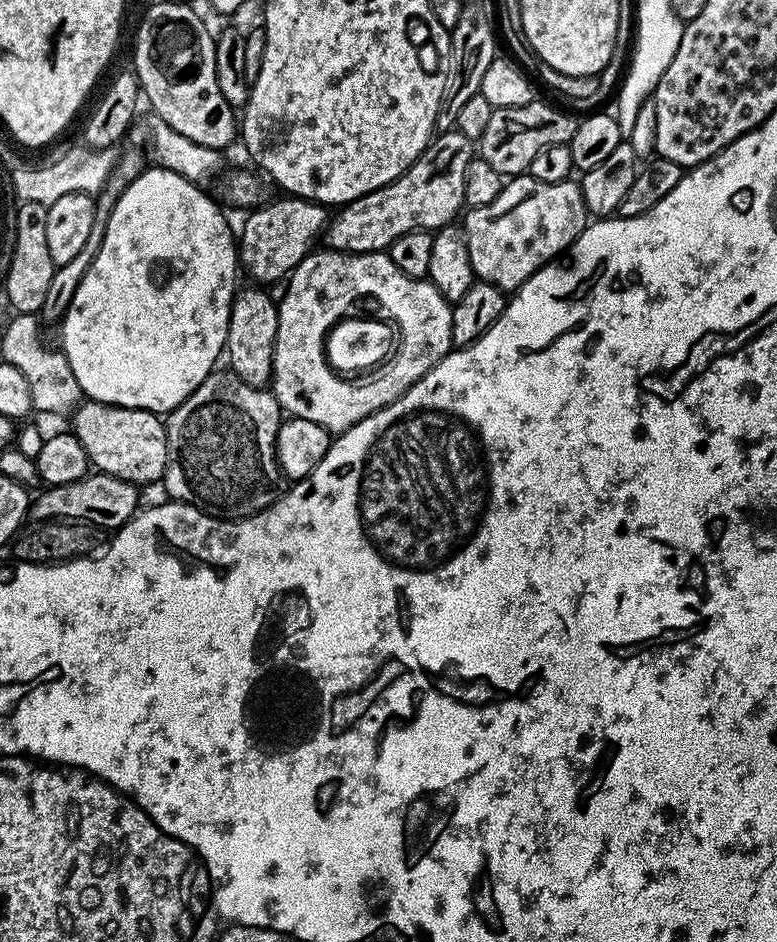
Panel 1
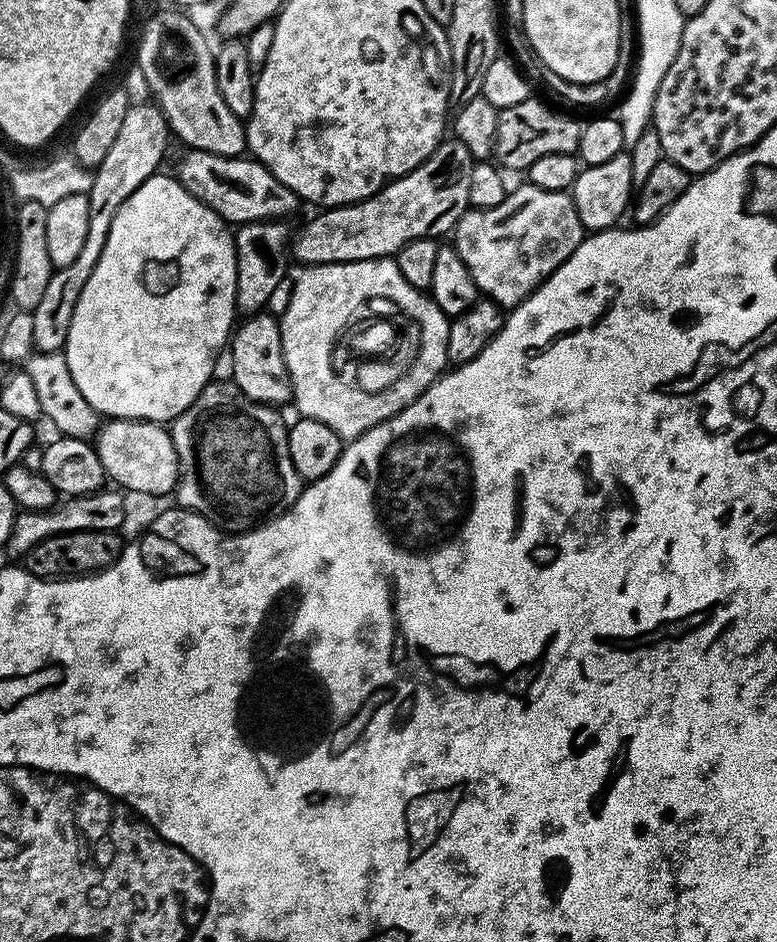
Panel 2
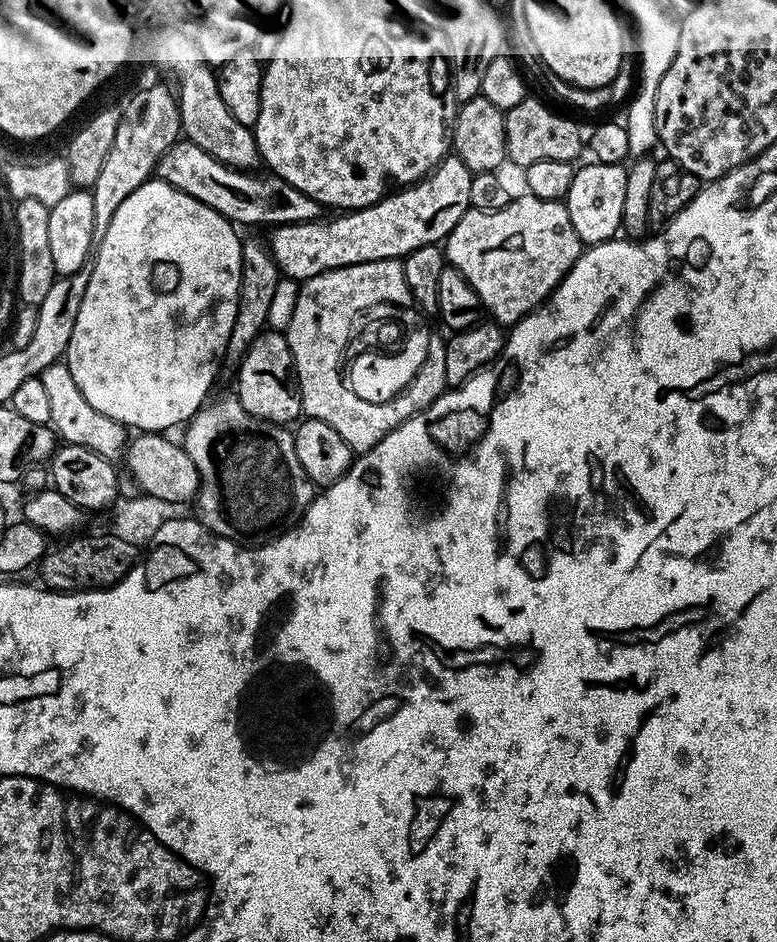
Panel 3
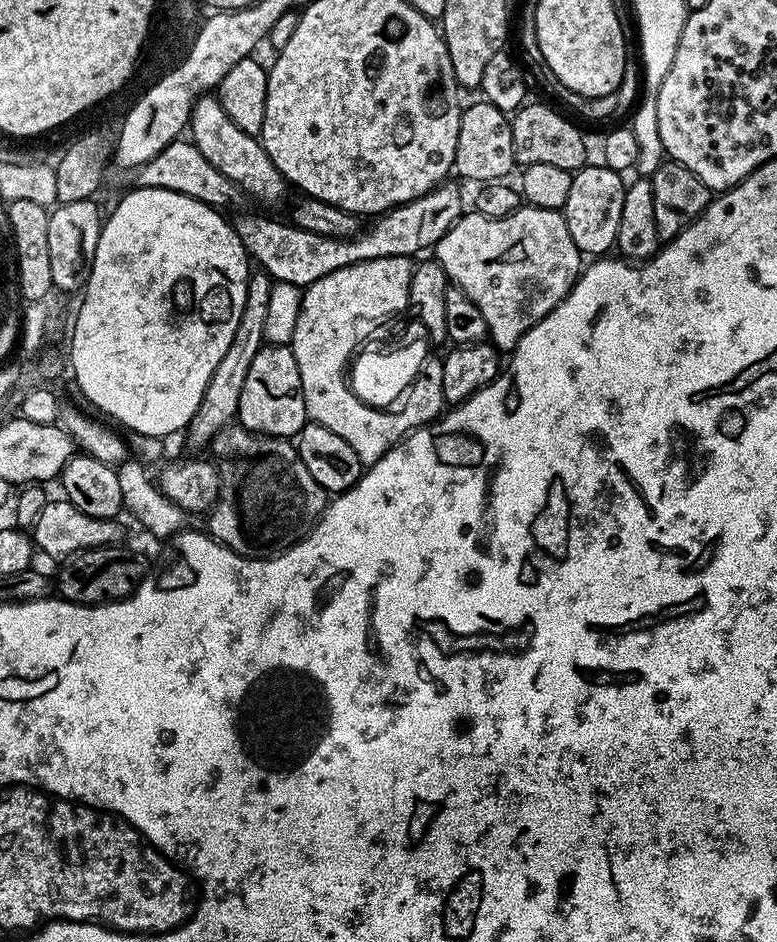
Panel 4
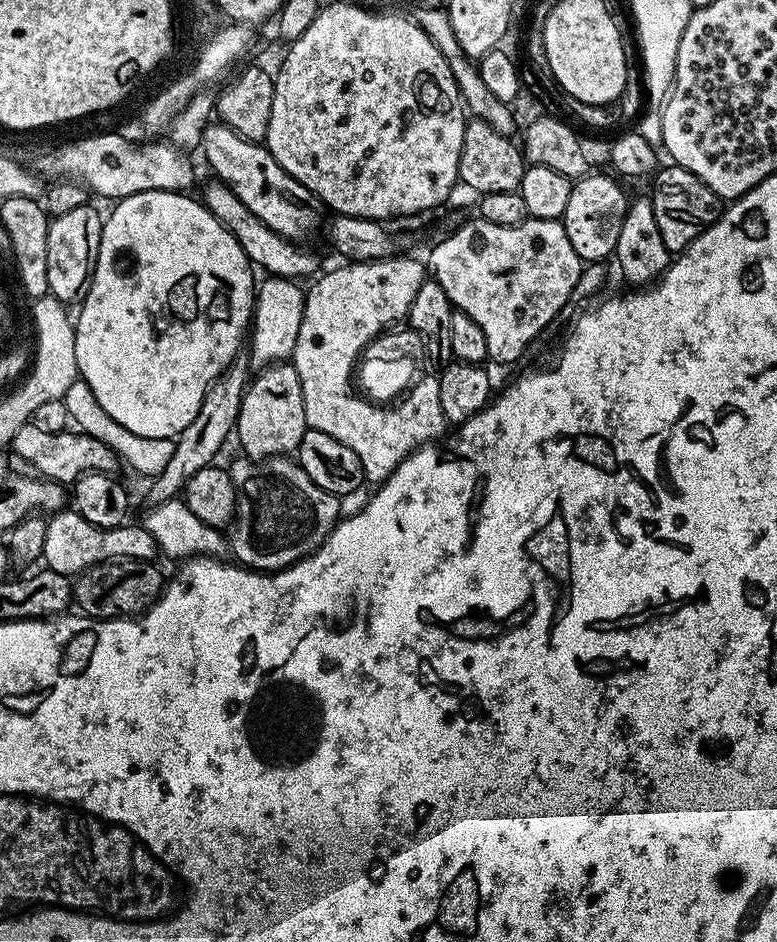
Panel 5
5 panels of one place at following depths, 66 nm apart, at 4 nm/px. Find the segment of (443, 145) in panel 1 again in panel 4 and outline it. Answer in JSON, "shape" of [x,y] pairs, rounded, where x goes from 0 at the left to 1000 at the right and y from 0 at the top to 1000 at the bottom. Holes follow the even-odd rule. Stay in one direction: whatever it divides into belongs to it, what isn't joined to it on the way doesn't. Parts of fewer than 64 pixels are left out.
{"shape":[[[573,193],[570,195],[566,195],[559,202],[553,202],[548,206],[543,206],[543,210],[533,210],[528,214],[515,217],[510,221],[503,221],[501,225],[489,226],[488,229],[483,230],[483,232],[480,232],[477,237],[475,237],[479,238],[475,240],[475,242],[472,239],[472,241],[470,241],[467,245],[447,255],[436,255],[435,253],[422,253],[420,251],[416,251],[414,248],[404,248],[403,246],[400,246],[399,244],[394,244],[393,242],[381,241],[381,239],[375,236],[367,236],[367,238],[364,238],[363,235],[354,234],[354,231],[350,229],[333,229],[333,227],[329,225],[319,224],[315,224],[313,227],[309,227],[315,227],[315,229],[309,229],[305,231],[305,234],[301,234],[301,241],[304,243],[304,247],[306,248],[306,253],[311,257],[311,261],[314,262],[314,264],[318,265],[320,273],[323,273],[323,275],[328,277],[328,279],[331,276],[331,278],[336,280],[336,282],[333,283],[338,286],[338,288],[344,290],[345,293],[349,294],[351,298],[354,298],[354,300],[362,301],[363,299],[373,299],[378,304],[384,304],[385,306],[387,306],[387,308],[390,308],[395,306],[396,303],[403,301],[404,299],[409,299],[409,295],[420,295],[420,291],[425,291],[430,287],[440,287],[443,283],[445,283],[445,281],[458,280],[463,276],[480,276],[481,274],[497,274],[498,272],[524,272],[526,274],[530,274],[534,273],[537,270],[541,270],[534,270],[534,268],[541,268],[544,265],[544,263],[551,263],[551,265],[560,264],[561,258],[568,255],[569,252],[584,241],[584,239],[587,239],[588,234],[592,232],[595,226],[598,224],[598,221],[596,221],[597,212],[595,209],[592,209],[591,202],[587,201],[584,196],[582,196],[582,193]]]}

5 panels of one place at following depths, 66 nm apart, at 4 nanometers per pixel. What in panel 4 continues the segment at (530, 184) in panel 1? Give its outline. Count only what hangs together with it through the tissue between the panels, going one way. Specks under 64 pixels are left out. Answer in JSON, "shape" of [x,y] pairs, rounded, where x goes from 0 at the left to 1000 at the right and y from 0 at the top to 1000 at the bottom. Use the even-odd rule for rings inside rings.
{"shape":[[[672,219],[665,225],[651,231],[625,231],[611,223],[593,228],[587,239],[561,258],[559,275],[569,282],[569,287],[574,287],[578,298],[589,308],[595,308],[595,312],[600,312],[600,316],[605,316],[605,321],[610,321],[610,325],[615,325],[615,329],[620,329],[620,338],[625,338],[632,364],[644,372],[663,369],[665,363],[672,359],[672,355],[677,355],[677,350],[682,350],[692,341],[703,338],[703,333],[708,333],[708,329],[713,329],[713,325],[718,325],[718,321],[723,321],[723,316],[728,316],[728,312],[736,307],[736,303],[741,300],[741,294],[749,288],[749,279],[746,280],[749,269],[744,265],[744,261],[739,261],[739,253],[734,253],[734,244],[728,244],[725,224],[686,221],[683,219]]]}

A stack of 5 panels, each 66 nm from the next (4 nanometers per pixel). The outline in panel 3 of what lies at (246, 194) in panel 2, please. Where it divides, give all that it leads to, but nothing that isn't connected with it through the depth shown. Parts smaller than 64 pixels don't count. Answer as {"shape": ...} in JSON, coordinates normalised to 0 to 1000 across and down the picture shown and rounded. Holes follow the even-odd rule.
{"shape":[[[241,146],[228,149],[219,155],[219,159],[214,159],[211,167],[201,173],[198,184],[199,190],[211,191],[219,197],[234,202],[234,206],[245,206],[245,210],[270,219],[305,240],[387,238],[413,232],[414,218],[404,210],[389,206],[389,202],[373,197],[373,193],[349,185],[324,186],[329,185],[281,172],[281,168],[265,163],[260,155]]]}

